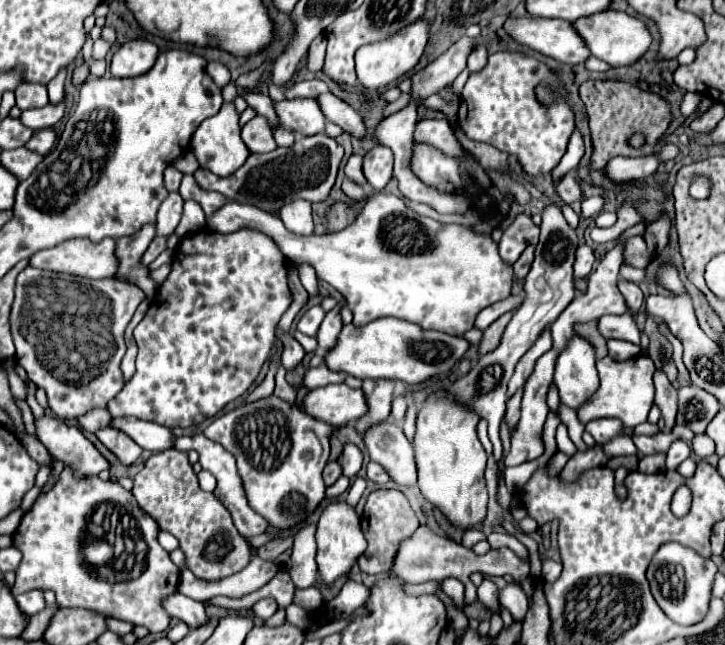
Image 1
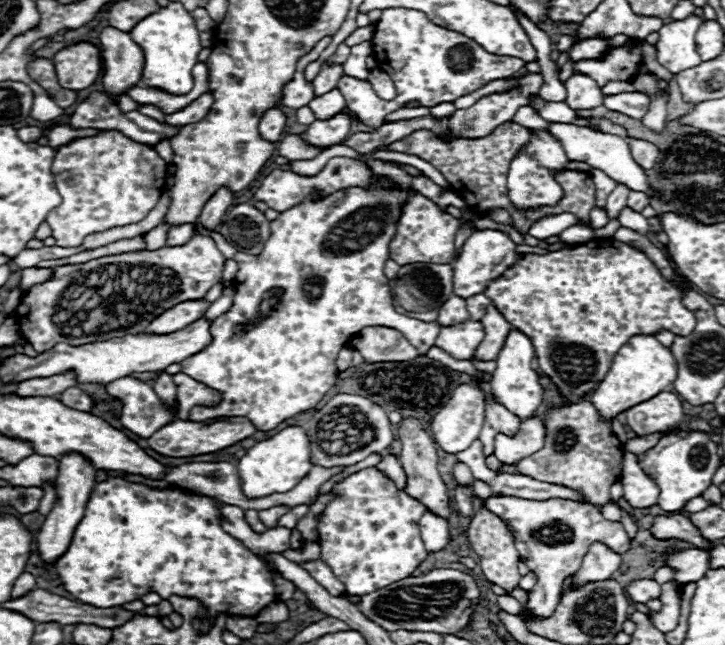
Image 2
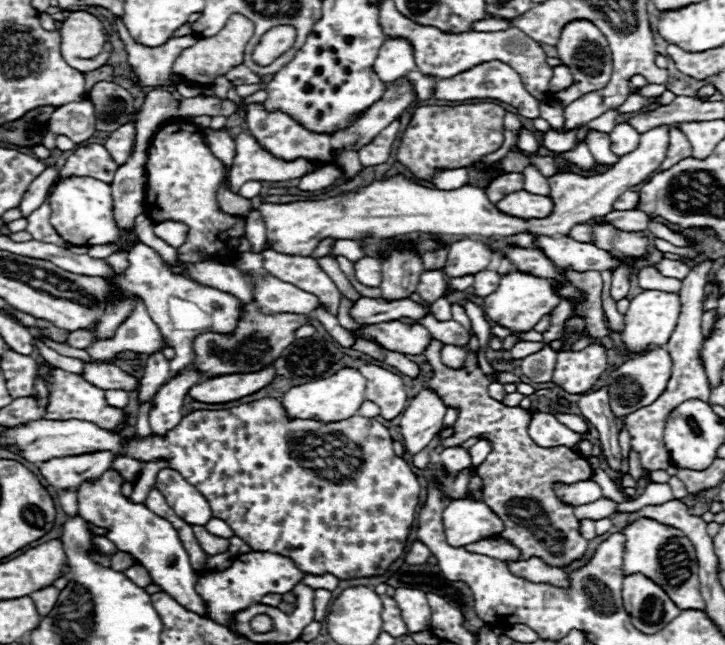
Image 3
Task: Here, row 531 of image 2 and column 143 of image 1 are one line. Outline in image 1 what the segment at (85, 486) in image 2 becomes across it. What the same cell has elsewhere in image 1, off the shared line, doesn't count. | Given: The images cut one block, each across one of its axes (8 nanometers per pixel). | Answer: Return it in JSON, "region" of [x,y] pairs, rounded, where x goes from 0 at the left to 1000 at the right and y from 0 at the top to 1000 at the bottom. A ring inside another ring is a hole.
{"region":[[[179,62],[154,87],[152,112],[160,121],[185,121],[201,115],[218,90],[218,71],[204,62]]]}

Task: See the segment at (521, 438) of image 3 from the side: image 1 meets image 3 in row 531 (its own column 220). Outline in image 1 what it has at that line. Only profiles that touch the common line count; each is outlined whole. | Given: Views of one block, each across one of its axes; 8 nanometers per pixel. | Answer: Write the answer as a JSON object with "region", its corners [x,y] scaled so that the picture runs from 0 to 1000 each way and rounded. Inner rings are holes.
{"region":[[[226,698],[218,704],[210,704],[204,710],[204,716],[199,719],[199,726],[185,738],[185,757],[182,766],[188,772],[188,778],[193,781],[196,791],[201,791],[201,797],[207,797],[218,816],[234,828],[240,828],[248,837],[248,853],[257,859],[257,881],[276,899],[303,899],[312,896],[317,890],[331,887],[342,868],[345,868],[345,843],[339,834],[331,831],[331,825],[326,822],[317,794],[298,775],[298,769],[292,763],[281,763],[273,753],[270,735],[265,729],[265,719],[259,716],[259,704],[248,701],[248,698]]]}

